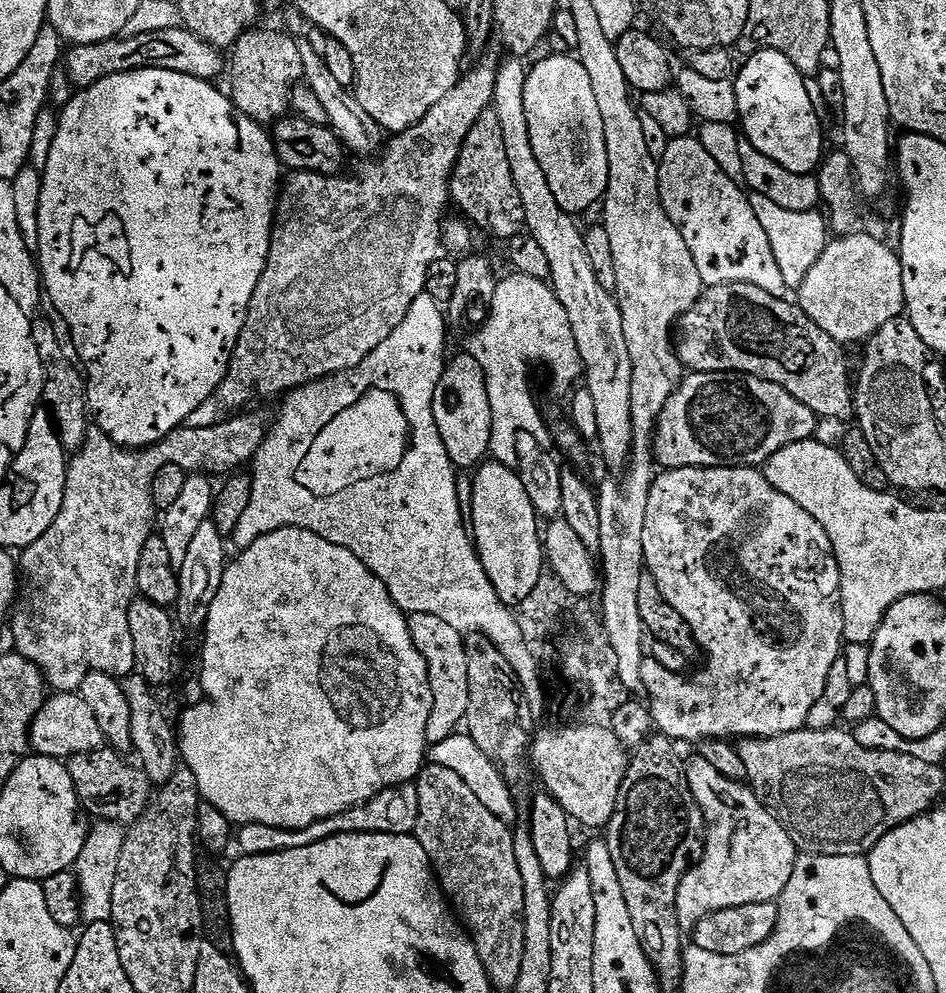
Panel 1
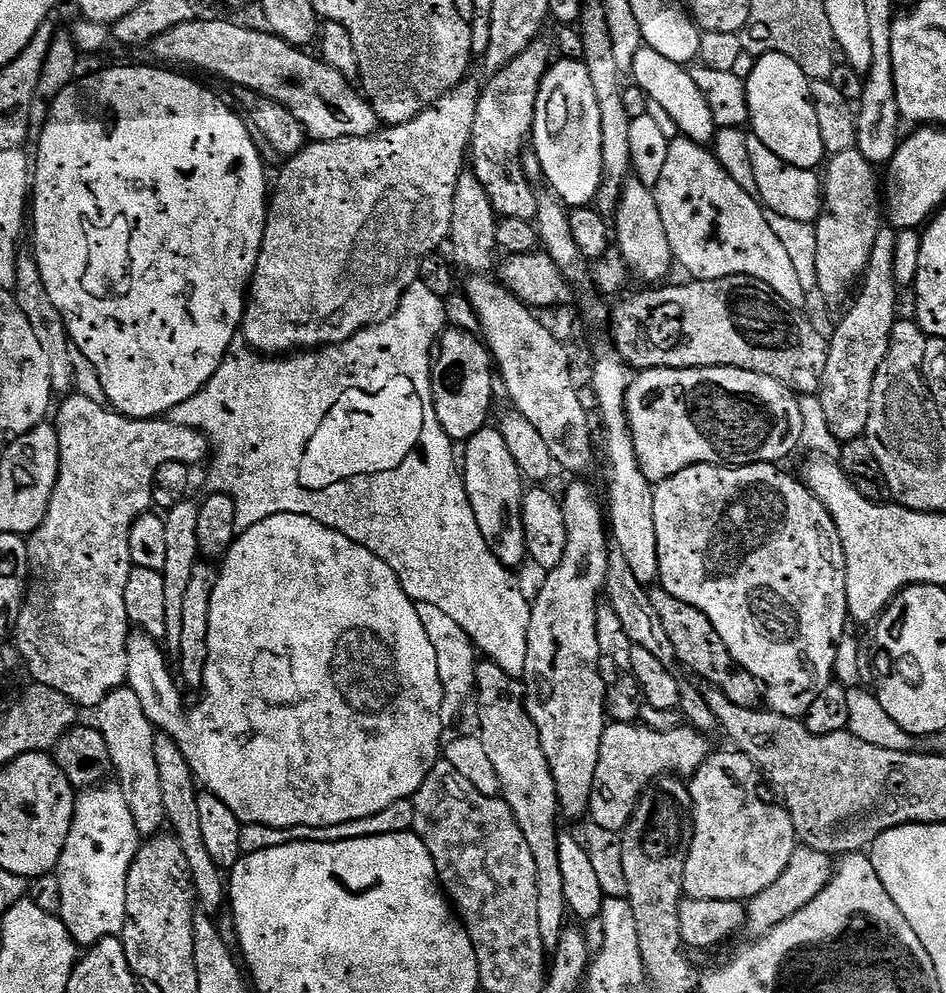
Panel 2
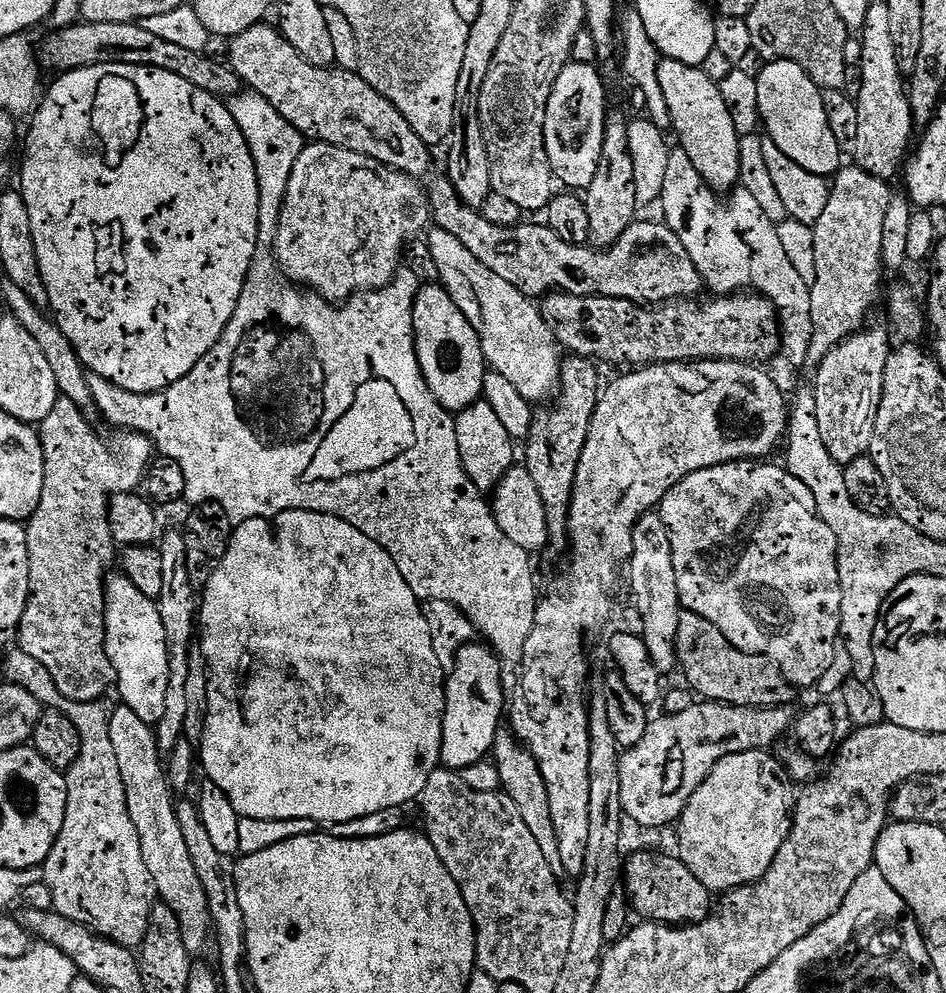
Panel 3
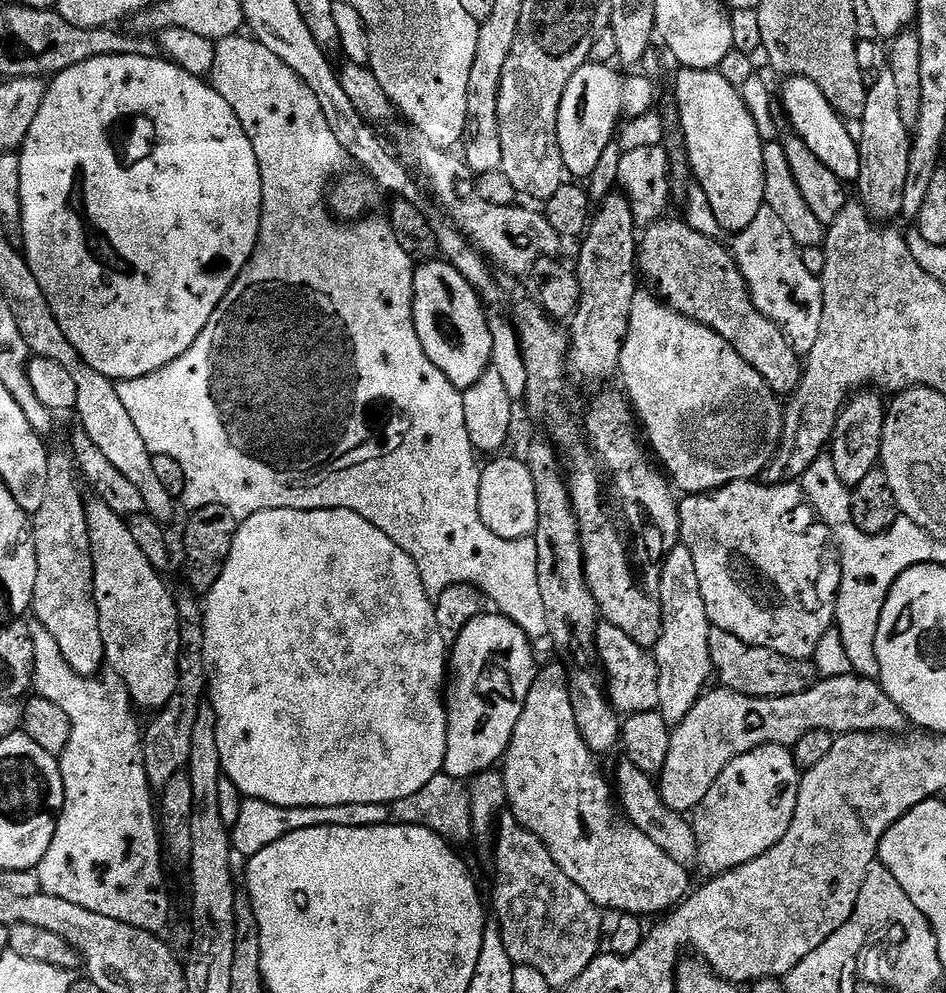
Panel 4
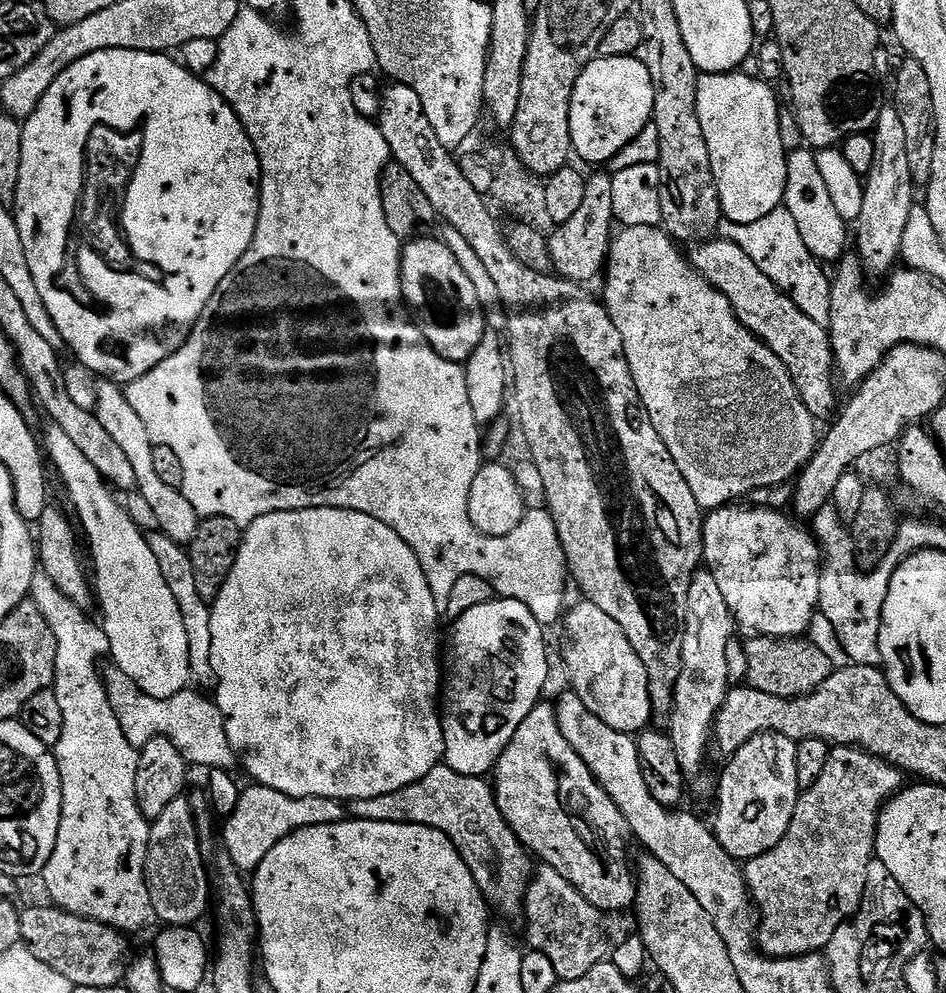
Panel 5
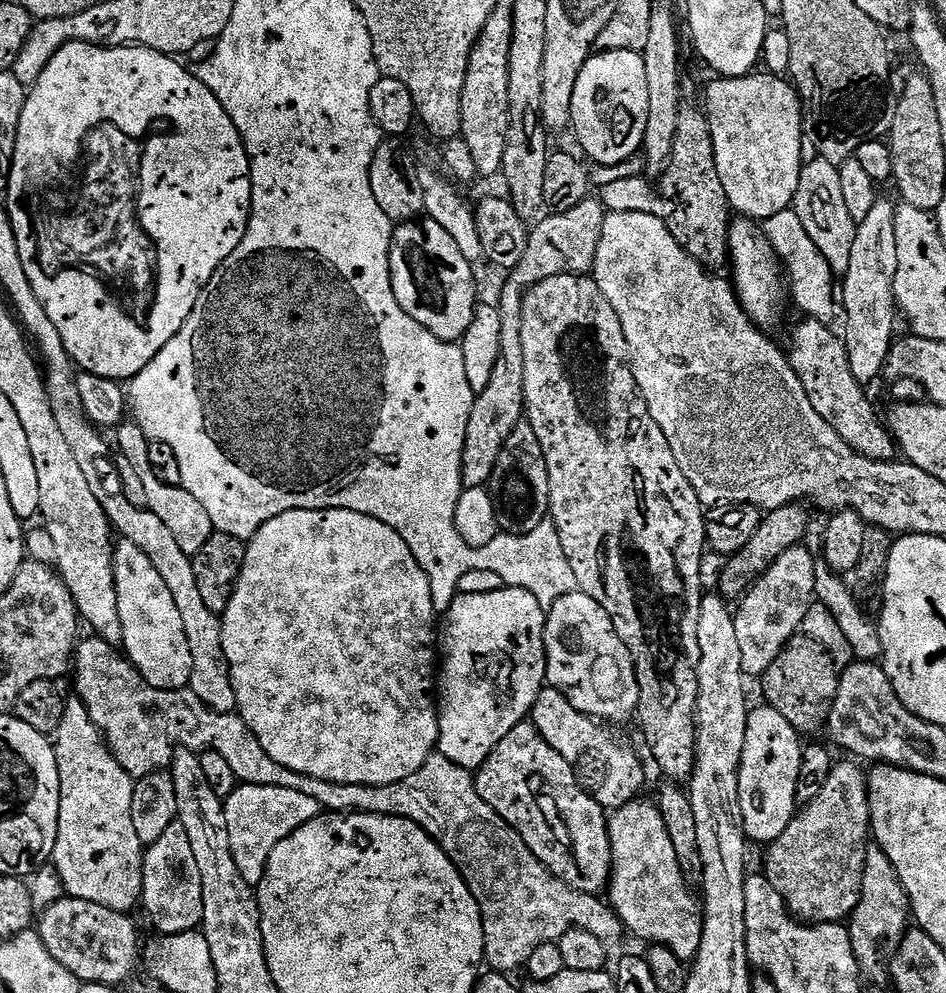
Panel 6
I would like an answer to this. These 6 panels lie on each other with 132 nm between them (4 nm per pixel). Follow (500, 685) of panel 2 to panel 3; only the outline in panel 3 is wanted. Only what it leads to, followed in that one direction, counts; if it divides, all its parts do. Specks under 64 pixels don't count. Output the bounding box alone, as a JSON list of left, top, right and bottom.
[490,730,563,873]

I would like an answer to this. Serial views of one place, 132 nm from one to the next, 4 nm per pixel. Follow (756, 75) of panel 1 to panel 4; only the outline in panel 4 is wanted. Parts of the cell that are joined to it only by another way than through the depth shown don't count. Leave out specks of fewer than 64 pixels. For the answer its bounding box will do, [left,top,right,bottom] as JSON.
[783,76,860,182]

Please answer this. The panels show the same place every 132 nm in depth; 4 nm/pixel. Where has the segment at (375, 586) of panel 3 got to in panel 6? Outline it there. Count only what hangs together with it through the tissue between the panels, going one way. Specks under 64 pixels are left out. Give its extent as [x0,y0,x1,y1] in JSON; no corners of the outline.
[220,508,440,784]

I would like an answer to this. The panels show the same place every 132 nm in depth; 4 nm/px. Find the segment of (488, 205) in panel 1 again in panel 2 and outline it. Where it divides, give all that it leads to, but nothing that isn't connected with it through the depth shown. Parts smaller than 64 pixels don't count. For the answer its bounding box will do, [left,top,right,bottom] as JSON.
[470,38,554,221]

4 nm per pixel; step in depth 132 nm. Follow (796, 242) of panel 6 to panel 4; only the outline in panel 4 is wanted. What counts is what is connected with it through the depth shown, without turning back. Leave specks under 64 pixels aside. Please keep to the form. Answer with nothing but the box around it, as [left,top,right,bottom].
[730,207,822,358]

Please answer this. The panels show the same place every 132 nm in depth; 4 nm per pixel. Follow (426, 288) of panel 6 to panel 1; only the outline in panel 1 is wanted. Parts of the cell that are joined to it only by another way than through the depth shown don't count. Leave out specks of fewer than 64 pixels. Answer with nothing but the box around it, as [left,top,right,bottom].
[434,354,492,470]

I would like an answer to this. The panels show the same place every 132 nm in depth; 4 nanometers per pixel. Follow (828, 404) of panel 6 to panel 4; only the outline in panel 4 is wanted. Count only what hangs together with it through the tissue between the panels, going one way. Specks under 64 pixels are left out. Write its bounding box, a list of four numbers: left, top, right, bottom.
[638,218,802,394]

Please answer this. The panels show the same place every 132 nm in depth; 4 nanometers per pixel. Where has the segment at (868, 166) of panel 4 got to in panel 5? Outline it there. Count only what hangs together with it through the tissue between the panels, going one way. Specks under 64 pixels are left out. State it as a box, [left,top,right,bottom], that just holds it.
[854,106,918,278]

